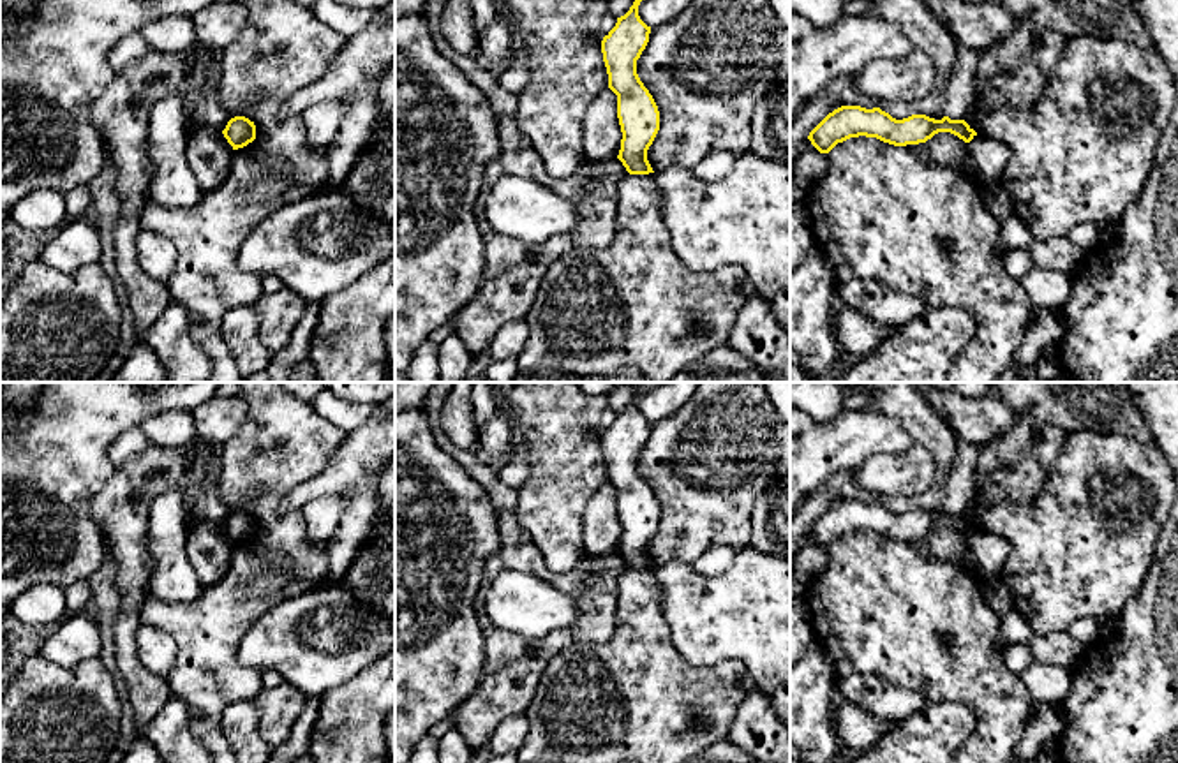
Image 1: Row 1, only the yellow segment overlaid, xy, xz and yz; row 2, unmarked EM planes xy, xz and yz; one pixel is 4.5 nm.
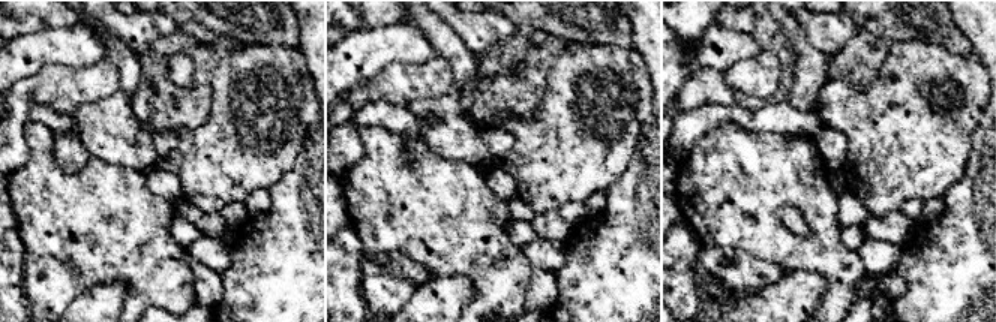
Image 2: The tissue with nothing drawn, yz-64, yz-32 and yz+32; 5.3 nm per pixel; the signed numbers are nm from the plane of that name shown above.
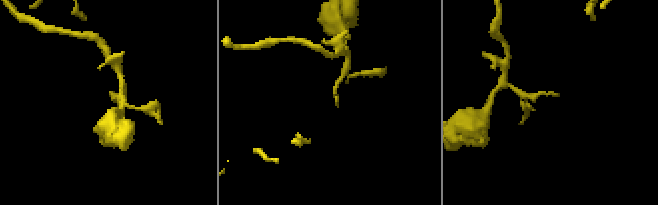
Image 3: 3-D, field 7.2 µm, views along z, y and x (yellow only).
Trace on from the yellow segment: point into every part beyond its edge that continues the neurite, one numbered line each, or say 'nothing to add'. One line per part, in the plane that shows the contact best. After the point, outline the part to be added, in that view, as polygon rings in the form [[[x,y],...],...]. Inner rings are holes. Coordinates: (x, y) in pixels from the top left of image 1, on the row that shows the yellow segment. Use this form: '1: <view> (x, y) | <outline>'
nothing to add

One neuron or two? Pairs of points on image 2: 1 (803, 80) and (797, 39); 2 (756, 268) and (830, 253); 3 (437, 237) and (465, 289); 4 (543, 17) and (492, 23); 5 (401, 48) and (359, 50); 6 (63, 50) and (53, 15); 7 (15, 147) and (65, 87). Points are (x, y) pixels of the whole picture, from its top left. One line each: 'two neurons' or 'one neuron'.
1: one neuron
2: two neurons
3: two neurons
4: two neurons
5: one neuron
6: two neurons
7: one neuron

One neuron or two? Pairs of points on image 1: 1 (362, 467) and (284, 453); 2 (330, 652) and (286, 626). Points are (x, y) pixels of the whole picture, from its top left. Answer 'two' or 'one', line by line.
1: two
2: one

